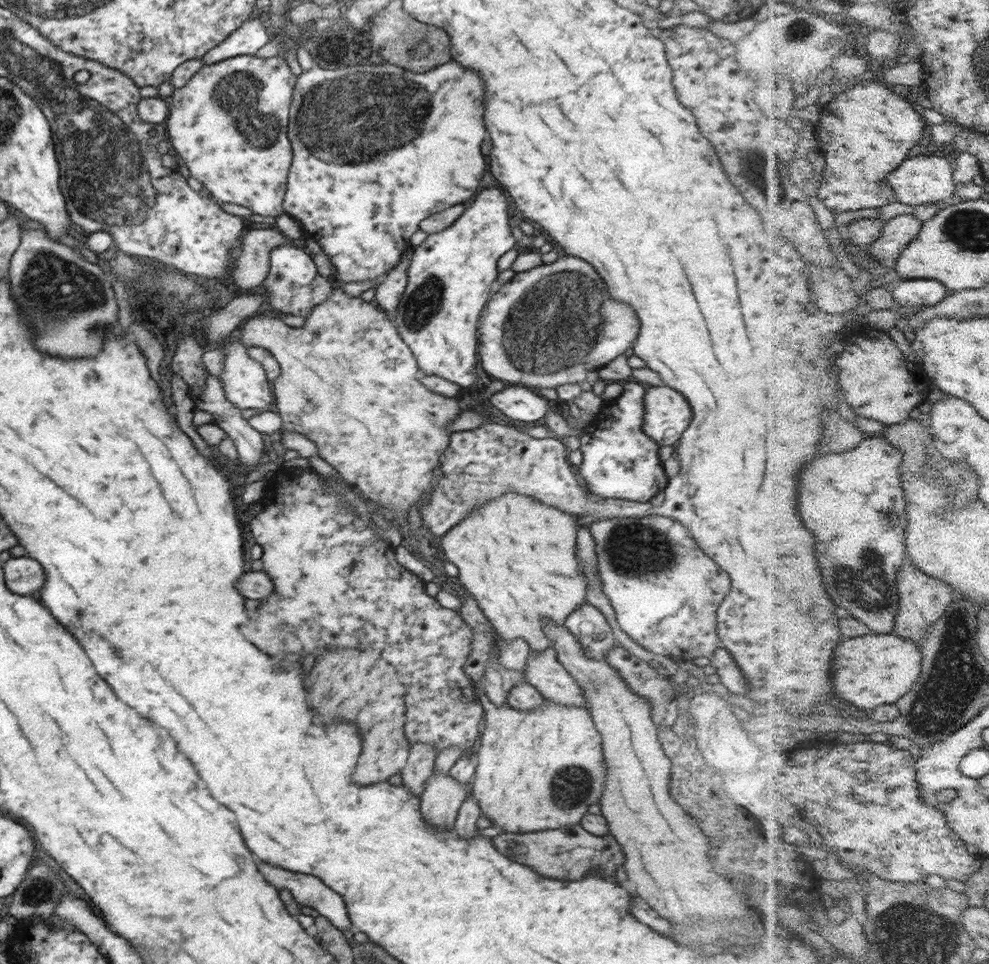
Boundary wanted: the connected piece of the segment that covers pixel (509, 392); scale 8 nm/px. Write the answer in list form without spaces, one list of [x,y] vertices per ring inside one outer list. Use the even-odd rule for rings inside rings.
[[[506,388],[506,390],[496,390],[496,394],[490,398],[488,408],[497,410],[501,416],[506,416],[508,420],[518,420],[518,422],[536,422],[546,417],[548,404],[544,398],[540,398],[536,393],[526,390],[526,388]]]

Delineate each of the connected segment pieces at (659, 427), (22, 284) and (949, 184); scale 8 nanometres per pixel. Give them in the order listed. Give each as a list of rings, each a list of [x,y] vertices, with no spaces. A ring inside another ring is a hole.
[[[668,386],[648,387],[642,430],[661,446],[680,440],[692,421],[692,410],[683,394]]]
[[[28,228],[22,231],[20,244],[10,259],[8,278],[13,297],[20,304],[20,310],[26,314],[30,328],[34,326],[38,332],[36,348],[46,354],[68,358],[94,357],[102,350],[102,342],[106,336],[120,336],[122,332],[122,326],[118,323],[118,305],[108,275],[97,264],[84,259],[72,247],[50,240],[42,229]]]
[[[931,154],[911,155],[902,163],[902,166],[889,176],[890,184],[895,190],[897,200],[906,205],[927,205],[936,202],[949,202],[957,192],[956,164],[948,156],[936,156]]]

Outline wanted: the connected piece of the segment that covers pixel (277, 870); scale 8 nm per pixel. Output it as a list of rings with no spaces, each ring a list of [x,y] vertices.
[[[260,862],[257,866],[258,872],[268,884],[277,890],[290,891],[298,906],[304,905],[318,911],[340,930],[346,928],[344,931],[350,931],[353,935],[357,933],[349,919],[344,899],[325,886],[316,876],[292,872],[265,862]]]

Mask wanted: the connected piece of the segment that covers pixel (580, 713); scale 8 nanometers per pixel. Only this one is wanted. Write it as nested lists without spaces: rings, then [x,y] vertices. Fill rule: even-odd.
[[[475,683],[475,692],[482,705],[484,716],[480,735],[480,744],[475,749],[477,755],[477,765],[470,784],[470,794],[477,800],[481,808],[481,814],[486,815],[494,826],[506,830],[506,832],[530,832],[530,830],[556,830],[566,824],[578,824],[580,819],[588,813],[588,806],[599,802],[599,796],[603,791],[603,780],[605,779],[605,765],[603,762],[603,752],[601,746],[601,736],[594,726],[593,718],[586,707],[573,707],[570,705],[555,703],[554,701],[544,701],[542,706],[534,710],[523,711],[508,705],[503,707],[494,705],[484,694],[484,691]]]

